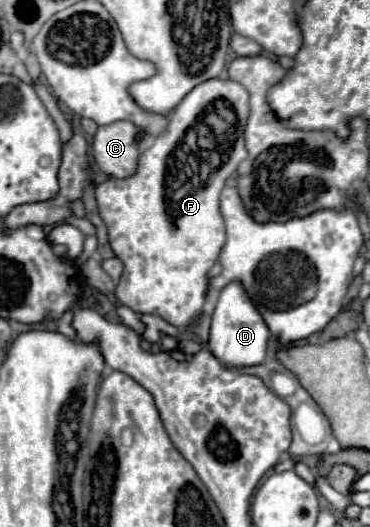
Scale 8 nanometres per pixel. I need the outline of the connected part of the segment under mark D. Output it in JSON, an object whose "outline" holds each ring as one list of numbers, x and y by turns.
{"outline":[[228,283,222,289,218,303,216,303,216,311,214,311,212,327,210,327,208,349,226,367,248,367,248,365,258,365,264,361,268,337,270,337,268,325,264,323,262,315,256,311,248,295,244,295,244,287,240,287,240,283]]}

